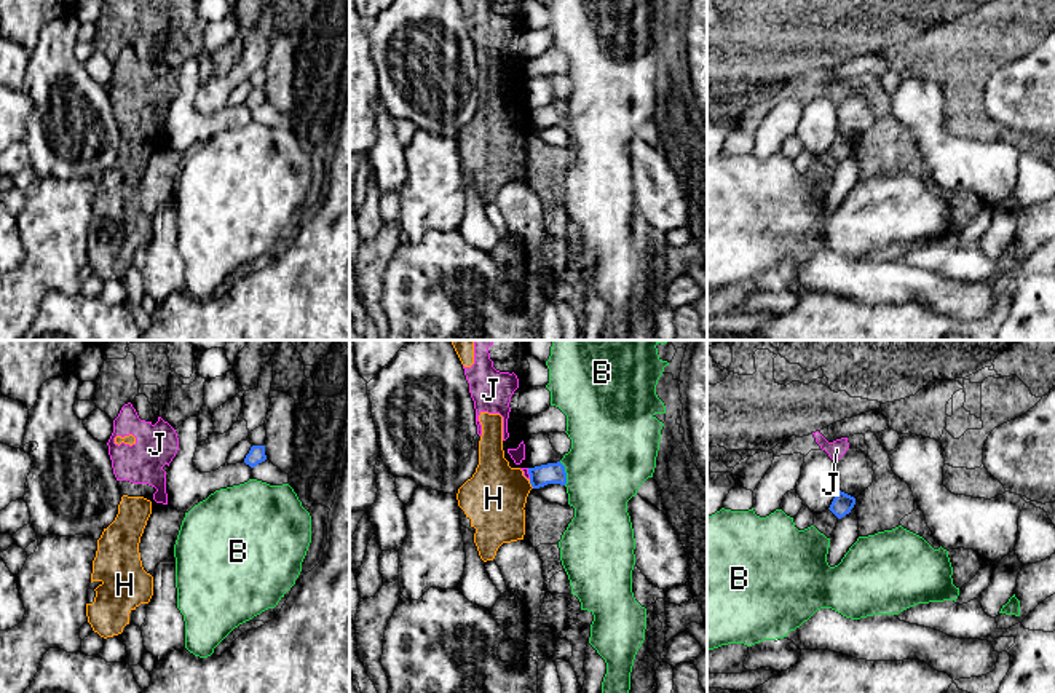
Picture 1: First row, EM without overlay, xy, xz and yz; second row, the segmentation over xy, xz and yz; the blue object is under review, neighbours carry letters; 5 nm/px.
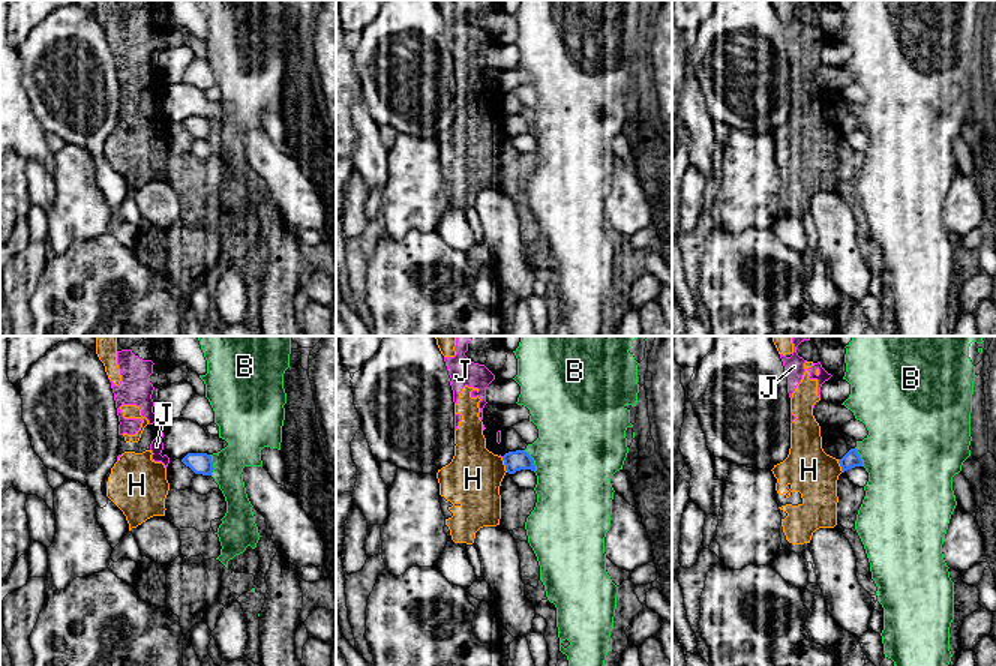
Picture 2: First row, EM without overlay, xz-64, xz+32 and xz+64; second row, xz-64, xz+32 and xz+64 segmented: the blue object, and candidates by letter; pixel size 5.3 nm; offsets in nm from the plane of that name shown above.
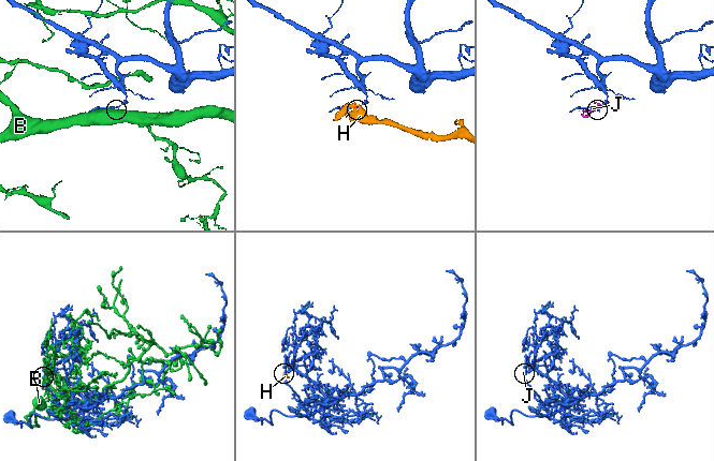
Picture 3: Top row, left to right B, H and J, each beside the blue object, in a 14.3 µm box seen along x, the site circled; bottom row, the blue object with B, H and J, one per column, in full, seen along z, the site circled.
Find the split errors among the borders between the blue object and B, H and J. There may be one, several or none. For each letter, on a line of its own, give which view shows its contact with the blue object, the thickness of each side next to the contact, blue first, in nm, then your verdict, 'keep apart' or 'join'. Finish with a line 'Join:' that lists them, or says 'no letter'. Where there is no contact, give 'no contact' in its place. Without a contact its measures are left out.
B: contact in xz; calibres 110 and 420 nm; keep apart
H: contact in xz; calibres 110 and 320 nm; keep apart
J: contact in xz; calibres 110 and 30 nm; keep apart
Join: no letter

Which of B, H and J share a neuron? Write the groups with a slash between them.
B / H J

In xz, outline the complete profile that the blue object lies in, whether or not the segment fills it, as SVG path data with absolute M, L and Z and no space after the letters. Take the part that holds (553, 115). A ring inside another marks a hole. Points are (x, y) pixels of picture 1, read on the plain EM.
M560 104L528 110L528 117L533 131L539 131L547 126L567 126L565 109Z

